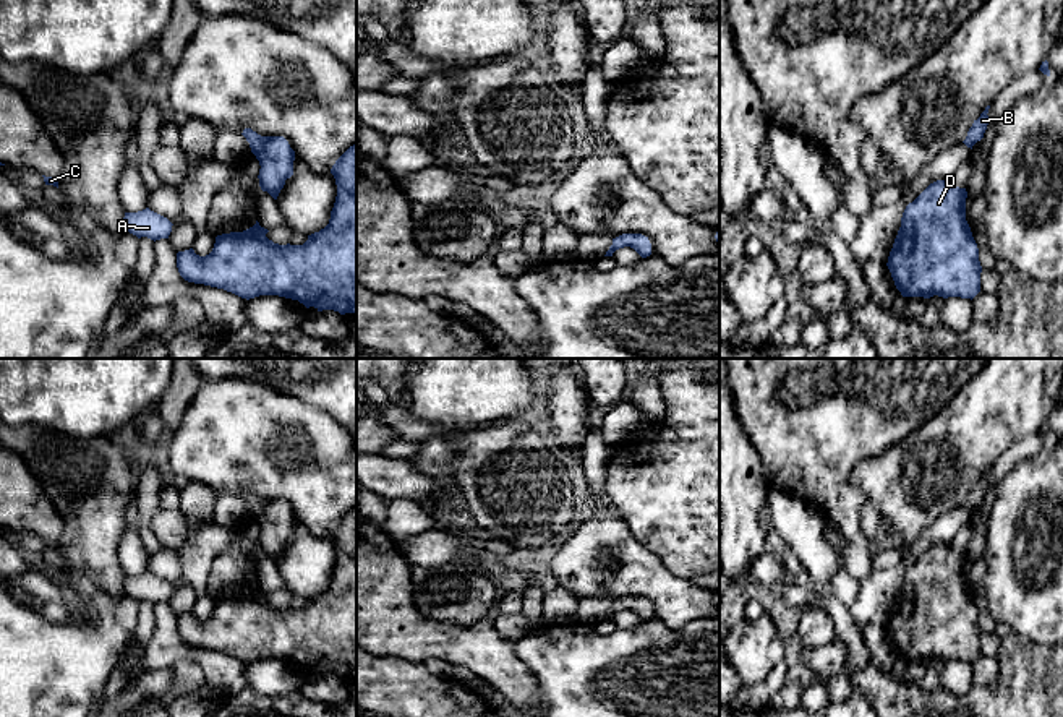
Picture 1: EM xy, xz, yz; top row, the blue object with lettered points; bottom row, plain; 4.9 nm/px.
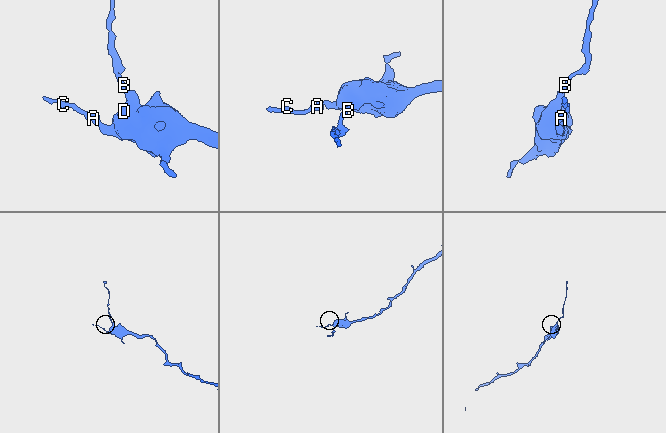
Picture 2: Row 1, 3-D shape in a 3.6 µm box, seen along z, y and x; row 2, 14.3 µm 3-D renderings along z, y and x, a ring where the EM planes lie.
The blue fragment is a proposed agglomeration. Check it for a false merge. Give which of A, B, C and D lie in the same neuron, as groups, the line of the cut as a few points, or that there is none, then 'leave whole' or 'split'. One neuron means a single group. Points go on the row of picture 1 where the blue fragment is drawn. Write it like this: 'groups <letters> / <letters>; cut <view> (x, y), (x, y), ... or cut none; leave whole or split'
groups A B C D; cut none; leave whole

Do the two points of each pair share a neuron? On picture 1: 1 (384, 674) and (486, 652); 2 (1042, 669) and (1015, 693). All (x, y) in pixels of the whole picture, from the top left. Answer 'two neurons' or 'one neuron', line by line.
1: two neurons
2: one neuron

